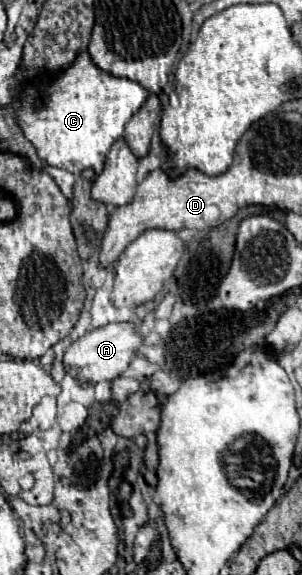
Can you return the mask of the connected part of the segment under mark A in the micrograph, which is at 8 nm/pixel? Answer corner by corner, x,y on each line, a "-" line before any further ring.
118,322
118,324
108,324
102,328
96,328
88,334
84,334
80,340
76,340
64,354
64,364
66,366
76,366
80,368
78,380
82,384
96,384
100,380
114,380
120,376
130,360
136,356
142,340
138,336
138,330
128,324
128,322

